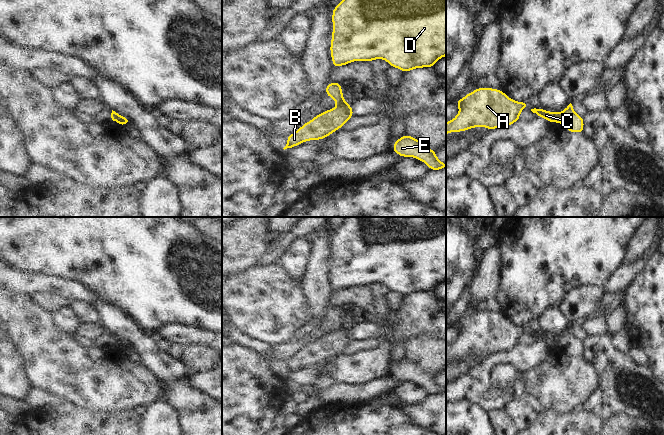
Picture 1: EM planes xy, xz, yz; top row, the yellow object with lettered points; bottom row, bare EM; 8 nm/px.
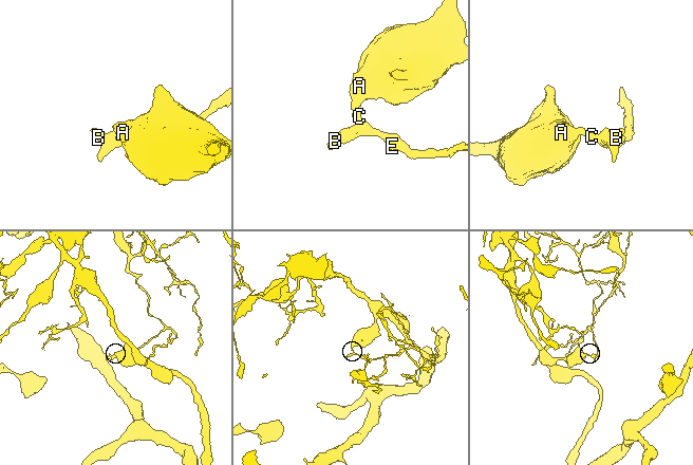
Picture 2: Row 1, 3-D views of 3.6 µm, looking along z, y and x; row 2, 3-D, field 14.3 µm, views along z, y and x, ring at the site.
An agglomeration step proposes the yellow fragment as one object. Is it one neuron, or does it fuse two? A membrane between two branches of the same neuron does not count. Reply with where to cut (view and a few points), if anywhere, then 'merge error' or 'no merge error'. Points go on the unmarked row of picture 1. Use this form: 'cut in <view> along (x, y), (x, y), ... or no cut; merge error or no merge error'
cut in yz along (557, 337), (555, 345); merge error

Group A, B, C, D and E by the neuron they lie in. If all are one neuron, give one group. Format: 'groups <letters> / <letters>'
groups A C D / B E

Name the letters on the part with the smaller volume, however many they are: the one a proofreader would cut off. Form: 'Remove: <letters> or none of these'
Remove: B, E

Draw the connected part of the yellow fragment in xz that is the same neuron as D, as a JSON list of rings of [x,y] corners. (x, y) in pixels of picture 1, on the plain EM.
[[[346,217],[344,223],[332,234],[332,249],[330,278],[334,292],[354,285],[373,286],[375,283],[383,283],[390,291],[405,297],[416,292],[432,292],[437,285],[446,280],[446,217]]]

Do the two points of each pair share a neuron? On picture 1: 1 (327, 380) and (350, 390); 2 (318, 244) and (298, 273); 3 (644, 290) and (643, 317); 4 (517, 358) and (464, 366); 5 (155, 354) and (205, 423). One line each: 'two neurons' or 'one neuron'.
1: two neurons
2: two neurons
3: one neuron
4: two neurons
5: one neuron

